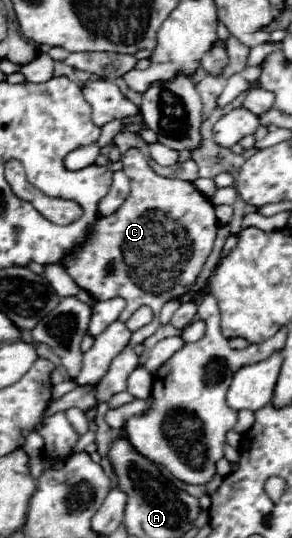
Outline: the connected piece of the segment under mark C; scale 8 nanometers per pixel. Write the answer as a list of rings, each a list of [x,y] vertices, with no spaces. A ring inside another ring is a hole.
[[[131,148],[127,154],[123,154],[121,158],[123,162],[123,172],[129,176],[131,180],[131,194],[125,200],[125,204],[111,216],[107,218],[99,218],[87,238],[83,242],[79,242],[75,246],[75,250],[63,258],[63,266],[69,272],[69,276],[75,280],[75,284],[79,288],[83,288],[85,292],[89,292],[93,298],[103,298],[103,296],[121,296],[127,300],[127,308],[121,312],[119,320],[129,320],[131,314],[139,308],[139,306],[149,306],[155,314],[153,322],[143,326],[141,330],[133,332],[131,336],[131,344],[115,356],[115,360],[111,362],[107,374],[97,382],[97,400],[109,400],[111,396],[119,394],[125,390],[127,386],[127,376],[133,372],[133,368],[139,364],[139,358],[135,354],[135,346],[141,344],[145,338],[149,338],[151,334],[155,334],[155,330],[159,328],[159,312],[163,308],[163,304],[171,298],[179,298],[183,296],[191,284],[195,282],[195,278],[199,276],[207,256],[213,250],[213,242],[217,236],[217,228],[219,228],[219,220],[215,216],[215,208],[211,204],[211,200],[207,196],[201,196],[201,192],[185,180],[179,178],[165,178],[159,176],[143,158],[143,154],[137,148]],[[109,262],[115,262],[117,266],[117,274],[105,274],[105,266]]]

